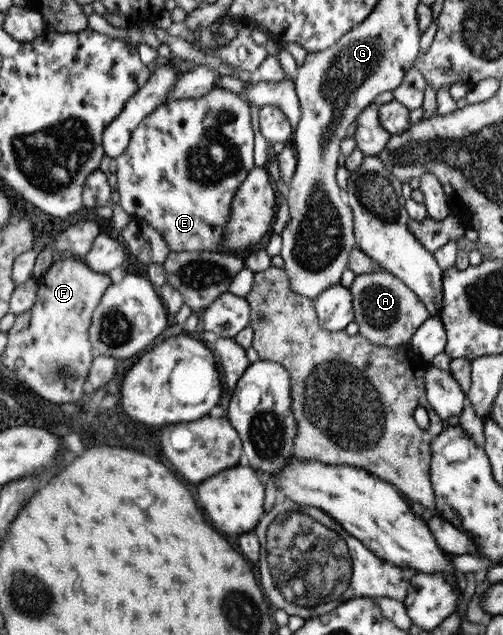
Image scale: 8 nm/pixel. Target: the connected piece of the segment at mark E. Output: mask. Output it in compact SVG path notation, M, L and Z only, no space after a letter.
M221 88L209 91L199 98L166 101L147 114L131 131L131 138L122 154L114 157L116 163L116 188L113 191L117 205L129 216L145 220L164 239L168 250L172 252L194 252L221 249L221 238L229 221L231 200L236 189L254 167L252 158L252 126L250 125L250 107L242 102L240 96Z

